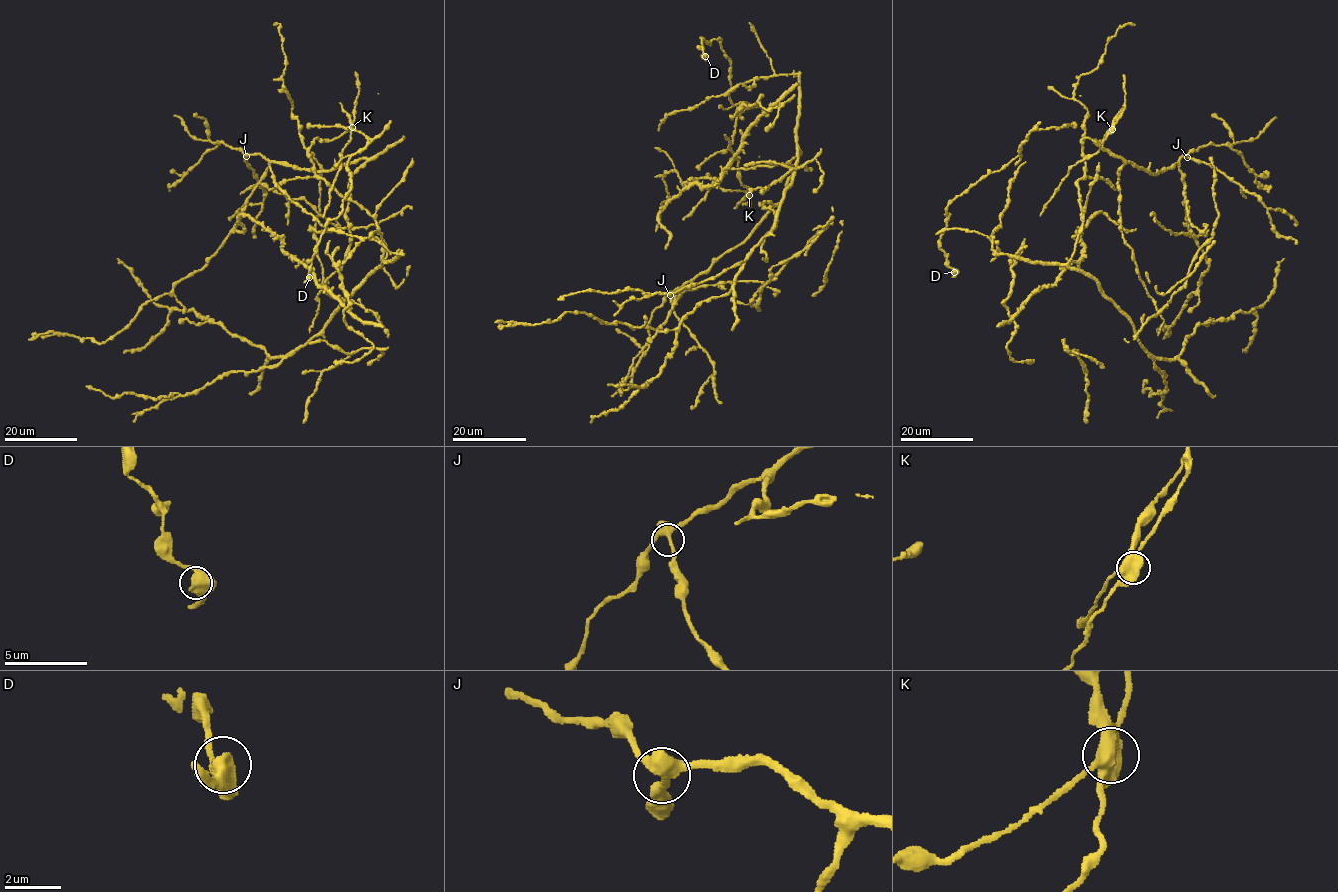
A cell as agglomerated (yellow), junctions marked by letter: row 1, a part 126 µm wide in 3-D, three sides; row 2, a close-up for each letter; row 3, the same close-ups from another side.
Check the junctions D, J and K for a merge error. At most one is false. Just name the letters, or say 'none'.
K

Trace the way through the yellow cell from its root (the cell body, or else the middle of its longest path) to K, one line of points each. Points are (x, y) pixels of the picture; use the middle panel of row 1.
K: (740, 269), (773, 228), (800, 151), (784, 165), (729, 168), (719, 178), (705, 177), (749, 195)

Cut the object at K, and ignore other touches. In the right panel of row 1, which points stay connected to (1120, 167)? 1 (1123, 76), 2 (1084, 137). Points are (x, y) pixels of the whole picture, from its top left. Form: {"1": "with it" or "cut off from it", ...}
{"1": "cut off from it", "2": "with it"}

